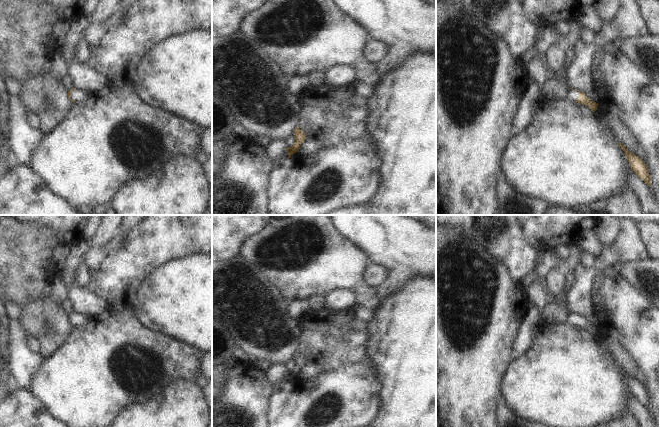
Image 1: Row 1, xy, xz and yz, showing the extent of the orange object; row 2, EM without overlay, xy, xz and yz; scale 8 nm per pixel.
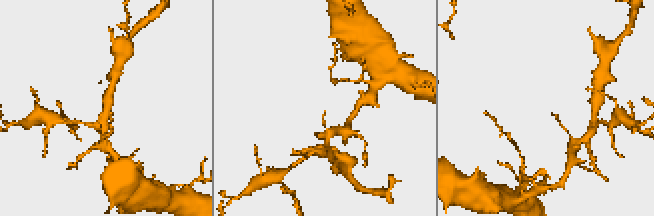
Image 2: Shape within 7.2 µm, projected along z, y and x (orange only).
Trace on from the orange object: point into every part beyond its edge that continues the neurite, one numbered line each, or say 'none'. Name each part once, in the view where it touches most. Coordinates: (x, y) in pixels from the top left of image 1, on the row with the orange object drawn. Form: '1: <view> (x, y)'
1: xy (77, 95)

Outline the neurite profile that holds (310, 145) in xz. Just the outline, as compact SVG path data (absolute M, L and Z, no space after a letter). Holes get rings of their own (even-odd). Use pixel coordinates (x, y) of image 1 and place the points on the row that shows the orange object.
M315 137L306 138L301 144L299 152L302 155L312 155L318 150L319 142Z

